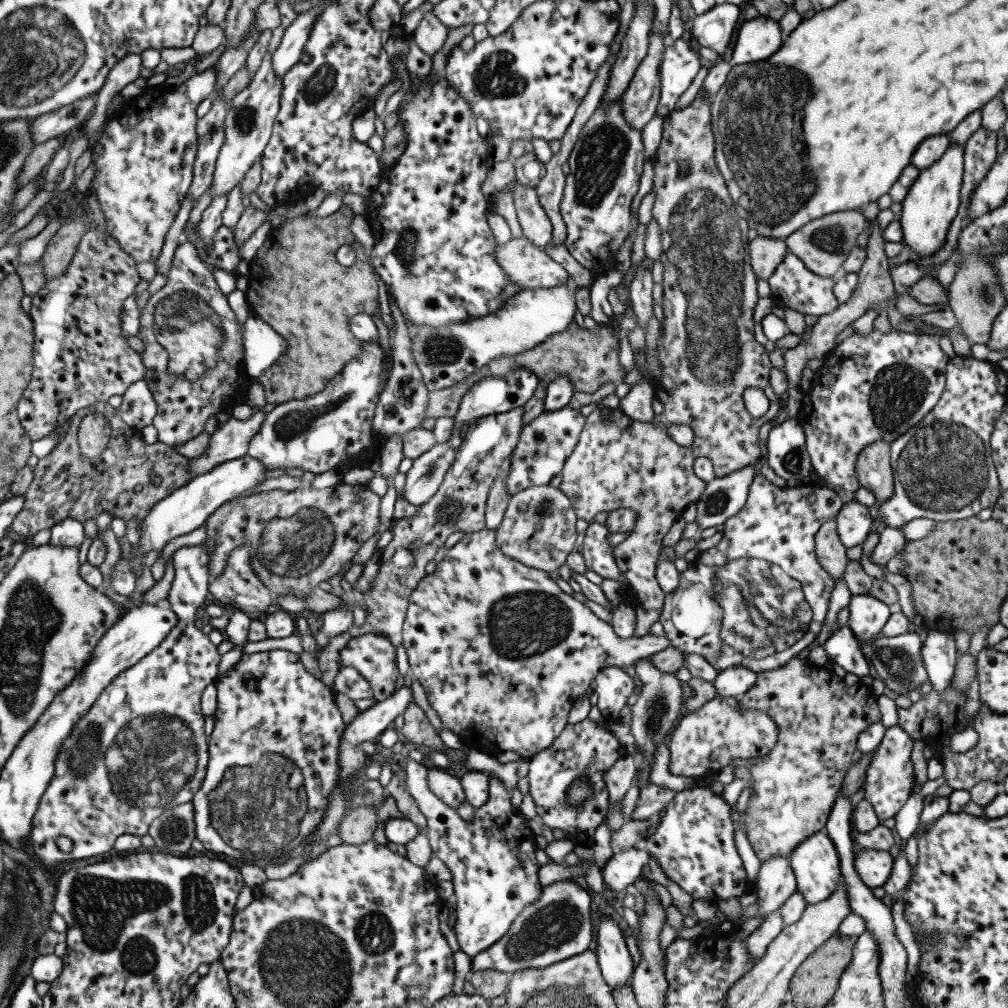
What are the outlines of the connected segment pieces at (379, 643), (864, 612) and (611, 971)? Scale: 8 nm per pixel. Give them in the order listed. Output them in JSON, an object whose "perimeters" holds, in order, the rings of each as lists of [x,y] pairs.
{"perimeters":[[[[364,634],[352,638],[346,648],[340,650],[340,666],[352,666],[368,680],[374,700],[386,700],[394,691],[400,676],[396,665],[396,649],[382,634]]],[[[870,594],[852,595],[848,628],[861,643],[882,636],[882,628],[891,616],[889,607],[883,603]]],[[[602,915],[596,934],[598,966],[606,984],[612,989],[631,982],[634,960],[624,934],[610,915]]]]}

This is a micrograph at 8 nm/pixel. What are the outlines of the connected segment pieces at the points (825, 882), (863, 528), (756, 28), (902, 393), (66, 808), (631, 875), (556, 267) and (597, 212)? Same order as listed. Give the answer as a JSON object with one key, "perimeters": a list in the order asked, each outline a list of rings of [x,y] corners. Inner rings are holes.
{"perimeters":[[[[820,830],[804,840],[789,856],[790,865],[796,876],[797,891],[804,894],[804,899],[809,905],[825,901],[832,895],[839,879],[841,878],[840,857],[836,851],[836,846],[832,843],[830,836],[825,830]]],[[[851,500],[836,516],[836,532],[846,548],[862,544],[872,530],[872,516],[867,506]]],[[[760,15],[742,24],[732,59],[734,65],[752,62],[763,63],[781,46],[780,25],[768,16]]],[[[855,332],[837,345],[824,359],[824,366],[815,372],[808,391],[810,404],[806,404],[802,413],[796,416],[806,435],[806,451],[810,455],[814,473],[835,488],[852,493],[858,490],[861,484],[857,480],[856,458],[862,448],[878,441],[894,442],[936,407],[945,390],[949,360],[939,342],[929,334],[872,332],[869,336],[862,336]]],[[[203,545],[181,547],[175,551],[172,562],[175,568],[175,577],[167,599],[172,605],[171,610],[178,616],[176,626],[168,632],[168,636],[164,637],[159,647],[154,648],[152,652],[143,656],[142,659],[130,668],[124,670],[124,672],[120,672],[120,674],[112,680],[110,685],[104,688],[98,699],[96,699],[96,702],[92,703],[92,708],[88,709],[88,711],[78,719],[76,725],[72,727],[72,731],[70,731],[66,739],[64,739],[64,743],[60,745],[60,754],[56,755],[56,763],[54,763],[54,776],[52,776],[52,780],[48,783],[43,798],[39,802],[39,808],[36,810],[35,816],[33,817],[33,828],[31,831],[31,848],[35,856],[40,859],[45,866],[58,866],[59,864],[64,864],[64,862],[83,860],[110,852],[118,836],[123,836],[124,834],[132,834],[133,836],[140,836],[141,838],[148,836],[150,824],[158,818],[160,814],[165,812],[166,807],[172,804],[179,805],[191,802],[196,792],[198,792],[198,789],[200,789],[200,786],[202,786],[207,771],[209,752],[208,742],[206,742],[206,736],[204,734],[205,716],[201,711],[201,696],[202,692],[204,692],[204,688],[209,684],[213,684],[217,679],[218,665],[220,665],[221,656],[218,654],[216,644],[209,639],[209,635],[202,632],[202,629],[198,629],[195,626],[194,621],[197,618],[196,610],[204,604],[204,600],[206,600],[207,594],[209,593],[210,574],[208,574],[208,561],[212,561],[212,553],[214,553],[214,546],[208,548],[208,546]],[[60,836],[68,837],[74,842],[74,848],[70,853],[65,854],[58,848],[56,839]]],[[[638,848],[614,854],[601,870],[604,885],[616,892],[625,890],[643,874],[642,869],[650,862],[649,856],[648,852]]],[[[524,236],[504,244],[496,242],[496,261],[506,271],[508,284],[518,284],[520,290],[552,288],[571,281],[563,266]]],[[[622,100],[612,102],[610,106],[598,106],[586,123],[568,158],[570,173],[565,176],[560,215],[567,230],[564,245],[584,268],[590,270],[592,276],[600,276],[608,270],[618,268],[616,254],[639,224],[638,214],[631,212],[631,203],[638,192],[642,166],[646,159],[641,131],[628,126],[622,114]]]]}

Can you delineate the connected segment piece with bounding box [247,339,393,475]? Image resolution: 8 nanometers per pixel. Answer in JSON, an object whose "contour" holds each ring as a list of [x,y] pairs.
{"contour":[[[378,339],[370,343],[363,342],[361,356],[350,361],[338,377],[326,384],[326,389],[322,393],[308,396],[303,400],[290,400],[278,404],[266,415],[262,428],[250,440],[247,455],[260,460],[269,470],[284,468],[318,475],[330,470],[344,474],[352,468],[369,469],[372,461],[381,456],[383,442],[372,432],[372,419],[374,419],[379,394],[388,382],[385,374],[391,371],[393,361],[393,352],[386,355],[379,342]]]}

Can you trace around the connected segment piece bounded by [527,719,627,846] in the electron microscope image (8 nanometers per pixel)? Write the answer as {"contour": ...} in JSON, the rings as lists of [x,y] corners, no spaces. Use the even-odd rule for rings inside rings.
{"contour":[[[588,719],[568,723],[552,746],[540,750],[528,760],[529,793],[535,802],[537,819],[551,829],[564,831],[574,843],[590,845],[596,829],[605,823],[609,809],[604,772],[626,755],[623,744],[604,724],[596,724]],[[576,777],[588,777],[592,785],[592,796],[578,809],[571,808],[568,804],[568,789]]]}

